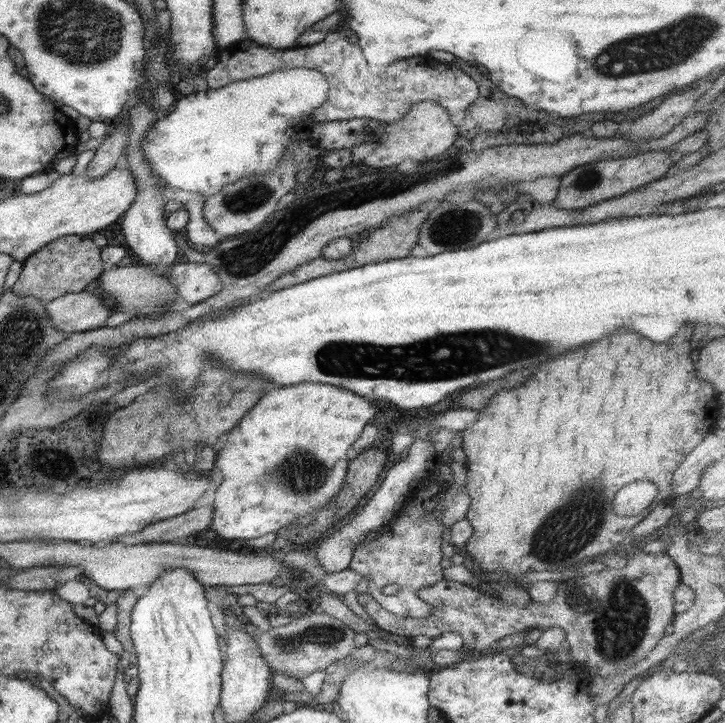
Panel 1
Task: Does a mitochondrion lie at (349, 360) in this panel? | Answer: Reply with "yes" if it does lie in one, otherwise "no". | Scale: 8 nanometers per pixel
yes

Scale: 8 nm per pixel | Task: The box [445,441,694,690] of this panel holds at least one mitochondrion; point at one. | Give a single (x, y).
(619, 617)

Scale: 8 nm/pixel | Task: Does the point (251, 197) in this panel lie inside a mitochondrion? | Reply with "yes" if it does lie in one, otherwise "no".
yes

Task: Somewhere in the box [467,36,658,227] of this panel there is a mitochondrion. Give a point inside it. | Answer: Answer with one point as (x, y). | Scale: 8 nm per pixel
(592, 178)

